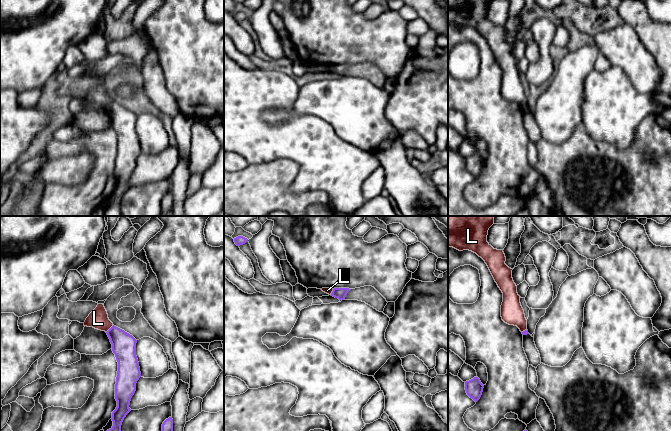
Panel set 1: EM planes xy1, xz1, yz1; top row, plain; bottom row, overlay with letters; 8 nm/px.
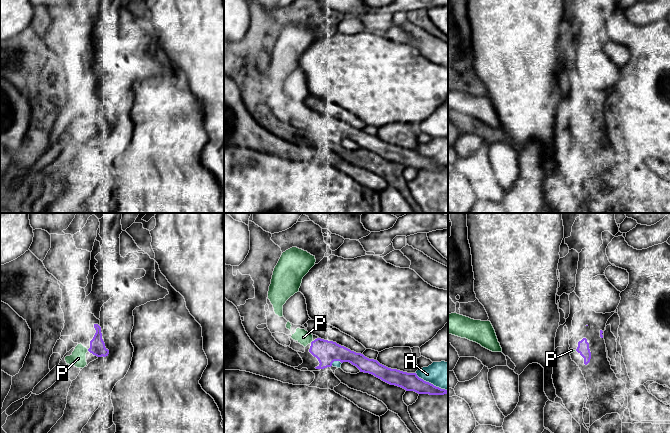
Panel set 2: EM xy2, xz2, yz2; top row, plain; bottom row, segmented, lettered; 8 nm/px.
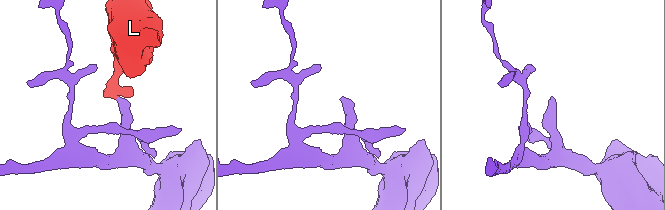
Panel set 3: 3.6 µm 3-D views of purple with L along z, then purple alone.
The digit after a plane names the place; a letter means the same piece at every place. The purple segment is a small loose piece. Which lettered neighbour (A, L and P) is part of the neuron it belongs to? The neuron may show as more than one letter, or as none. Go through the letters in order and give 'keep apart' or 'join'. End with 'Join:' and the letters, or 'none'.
A: keep apart
L: keep apart
P: join
Join: P

